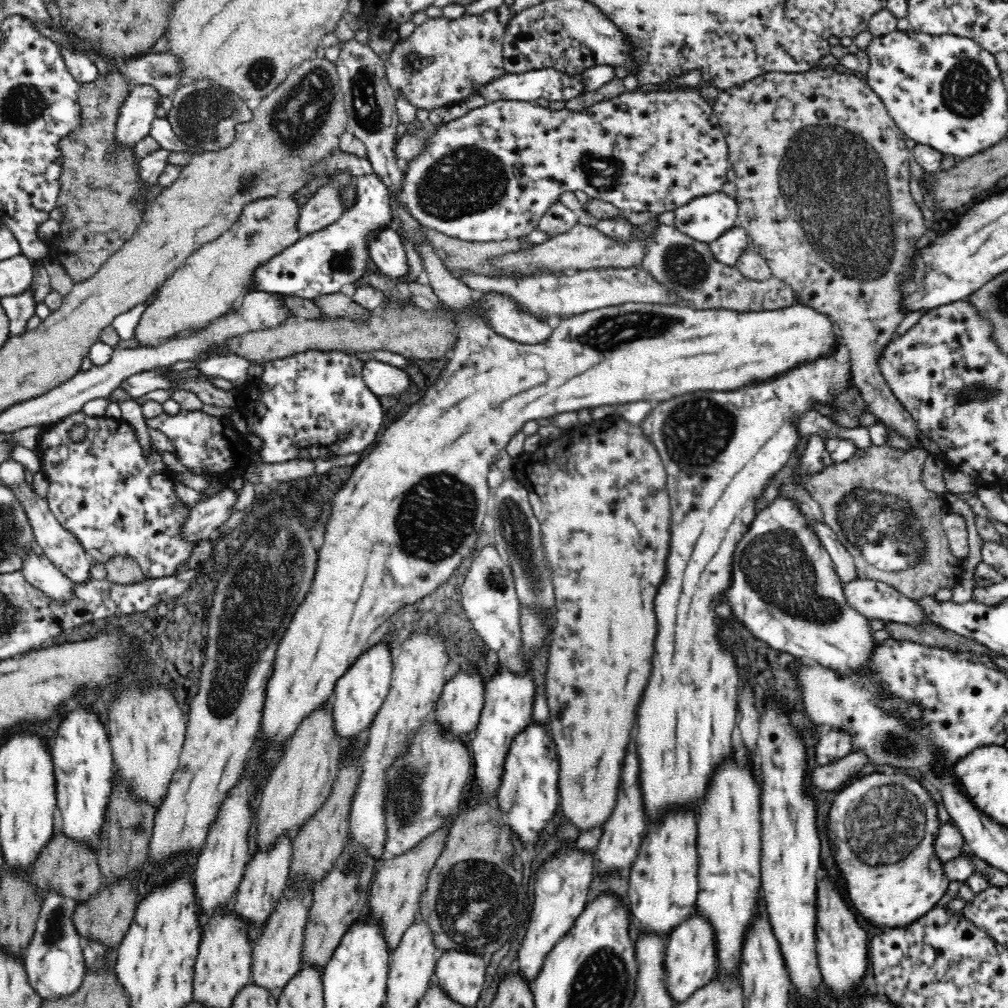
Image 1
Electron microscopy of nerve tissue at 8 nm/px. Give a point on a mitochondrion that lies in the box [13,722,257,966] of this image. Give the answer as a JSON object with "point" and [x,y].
{"point":[55,927]}

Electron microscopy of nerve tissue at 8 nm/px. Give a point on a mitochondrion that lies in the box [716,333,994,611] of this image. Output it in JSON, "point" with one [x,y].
{"point":[888,531]}

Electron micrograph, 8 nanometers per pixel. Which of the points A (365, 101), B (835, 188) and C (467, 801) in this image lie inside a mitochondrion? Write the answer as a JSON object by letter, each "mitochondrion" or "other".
{"A":"mitochondrion","B":"mitochondrion","C":"other"}

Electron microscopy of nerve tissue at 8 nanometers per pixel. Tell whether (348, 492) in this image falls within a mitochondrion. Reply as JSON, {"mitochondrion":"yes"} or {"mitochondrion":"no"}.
{"mitochondrion":"no"}

